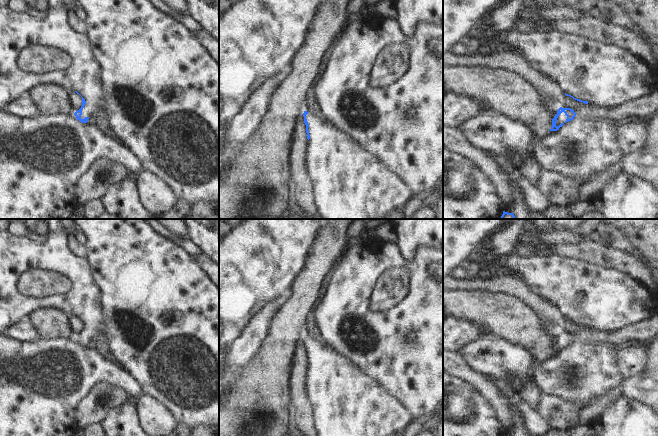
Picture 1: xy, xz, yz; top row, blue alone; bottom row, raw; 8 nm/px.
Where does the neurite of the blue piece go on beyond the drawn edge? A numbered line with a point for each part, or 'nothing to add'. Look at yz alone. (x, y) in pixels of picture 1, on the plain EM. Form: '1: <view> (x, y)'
1: yz (562, 341)

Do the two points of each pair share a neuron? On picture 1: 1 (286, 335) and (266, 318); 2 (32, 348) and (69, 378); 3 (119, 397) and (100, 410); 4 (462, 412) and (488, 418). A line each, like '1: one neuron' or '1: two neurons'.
1: two neurons
2: one neuron
3: one neuron
4: one neuron

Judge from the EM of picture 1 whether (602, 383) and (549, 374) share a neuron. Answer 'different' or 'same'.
same

